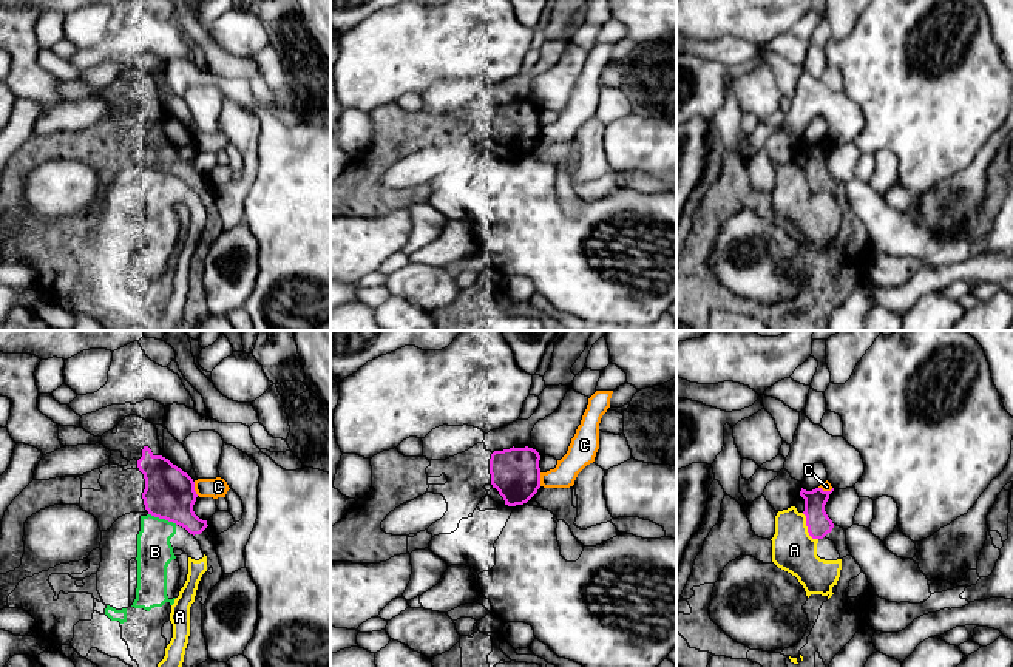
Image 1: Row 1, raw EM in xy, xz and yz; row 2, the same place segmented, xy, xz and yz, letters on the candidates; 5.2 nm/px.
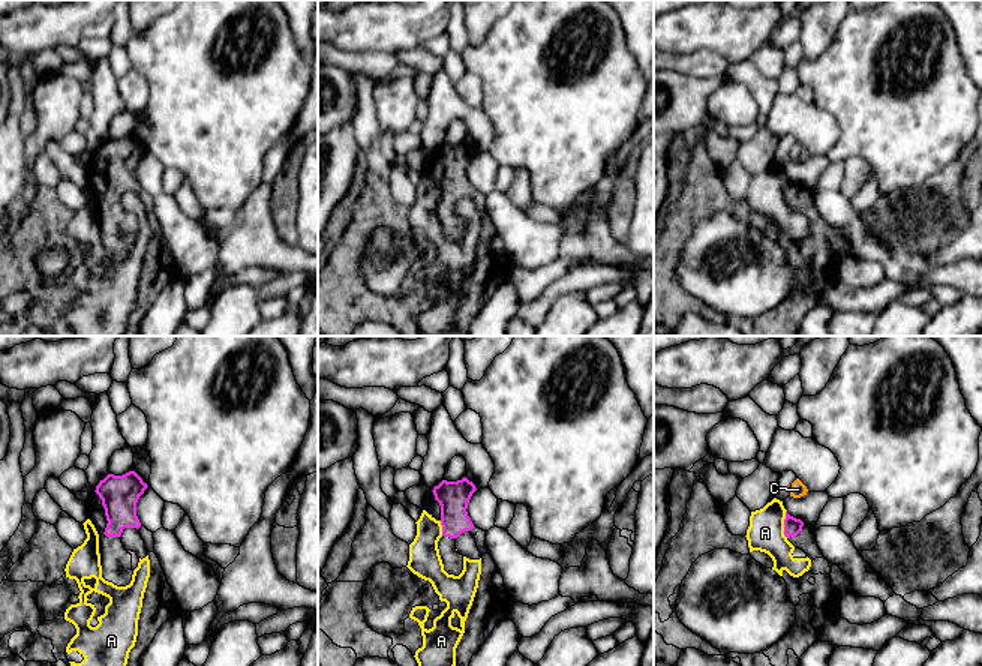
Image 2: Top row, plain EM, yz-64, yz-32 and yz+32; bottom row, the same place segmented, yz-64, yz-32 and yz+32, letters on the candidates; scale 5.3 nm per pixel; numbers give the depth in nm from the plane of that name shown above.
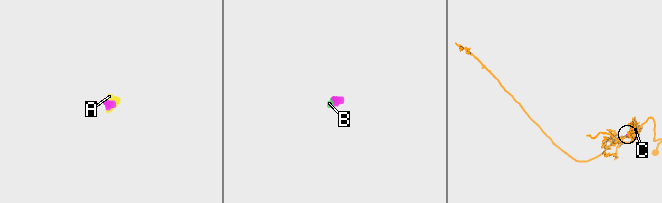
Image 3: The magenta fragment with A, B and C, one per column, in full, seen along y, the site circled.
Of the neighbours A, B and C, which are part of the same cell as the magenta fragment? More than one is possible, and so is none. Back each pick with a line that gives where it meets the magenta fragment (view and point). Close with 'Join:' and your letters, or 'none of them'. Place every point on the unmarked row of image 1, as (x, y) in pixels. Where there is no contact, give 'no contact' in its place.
Join: none of them

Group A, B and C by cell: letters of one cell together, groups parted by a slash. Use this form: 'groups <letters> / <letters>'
groups A B / C

